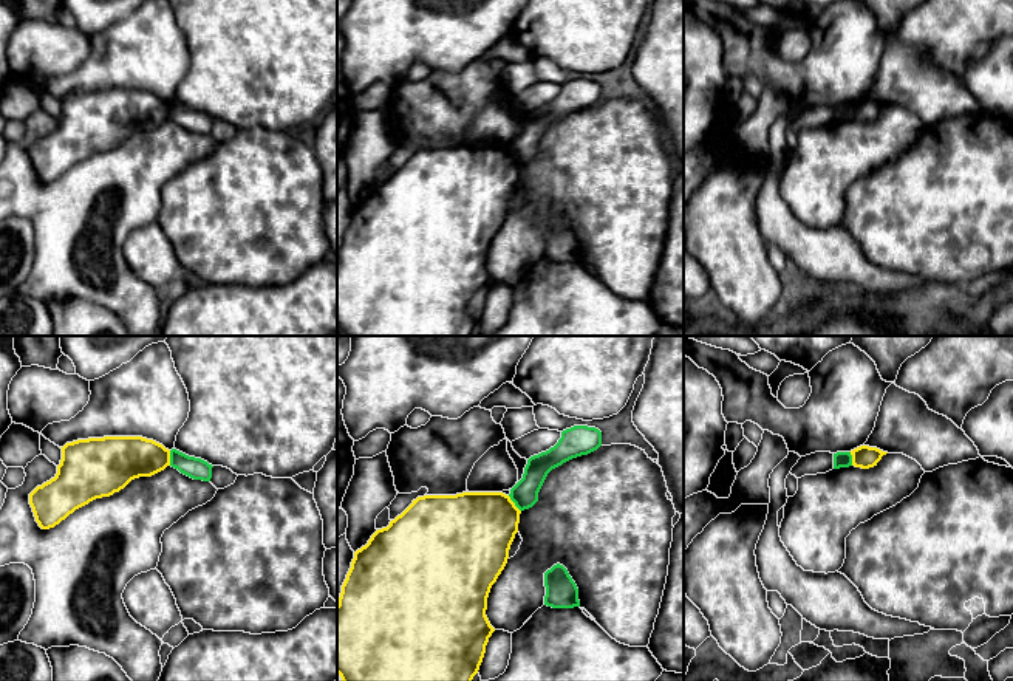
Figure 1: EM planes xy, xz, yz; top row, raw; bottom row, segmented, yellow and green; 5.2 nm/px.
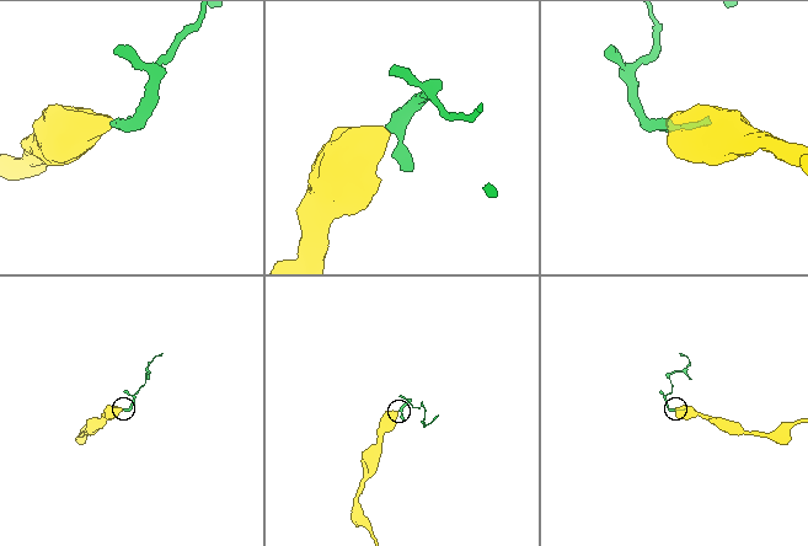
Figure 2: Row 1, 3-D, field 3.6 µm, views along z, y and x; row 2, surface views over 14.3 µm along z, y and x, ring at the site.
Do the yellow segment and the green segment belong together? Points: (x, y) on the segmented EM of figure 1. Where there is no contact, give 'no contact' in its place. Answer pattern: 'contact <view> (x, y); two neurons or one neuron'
contact xz (514, 503); two neurons

